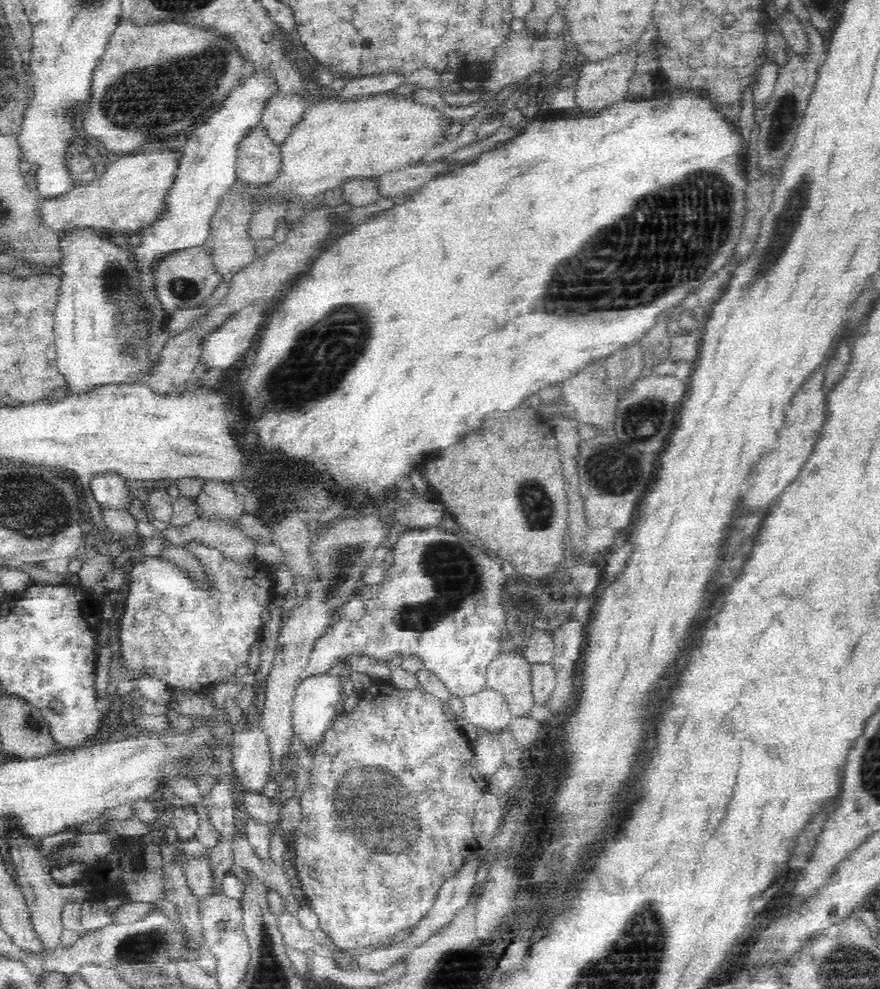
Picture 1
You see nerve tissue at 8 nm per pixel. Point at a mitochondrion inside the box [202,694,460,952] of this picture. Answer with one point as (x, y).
(374, 807)

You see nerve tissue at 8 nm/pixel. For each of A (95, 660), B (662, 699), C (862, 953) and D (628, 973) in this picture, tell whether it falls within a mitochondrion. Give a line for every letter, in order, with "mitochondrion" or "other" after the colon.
A: other
B: other
C: mitochondrion
D: mitochondrion

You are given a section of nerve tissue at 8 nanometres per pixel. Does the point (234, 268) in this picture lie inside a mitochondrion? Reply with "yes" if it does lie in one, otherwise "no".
no

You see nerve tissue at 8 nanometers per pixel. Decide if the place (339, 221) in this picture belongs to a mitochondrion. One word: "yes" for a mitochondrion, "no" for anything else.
no

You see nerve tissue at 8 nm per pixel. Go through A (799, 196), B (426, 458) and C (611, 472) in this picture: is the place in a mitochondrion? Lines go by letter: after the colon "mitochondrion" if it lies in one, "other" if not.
A: mitochondrion
B: other
C: mitochondrion

